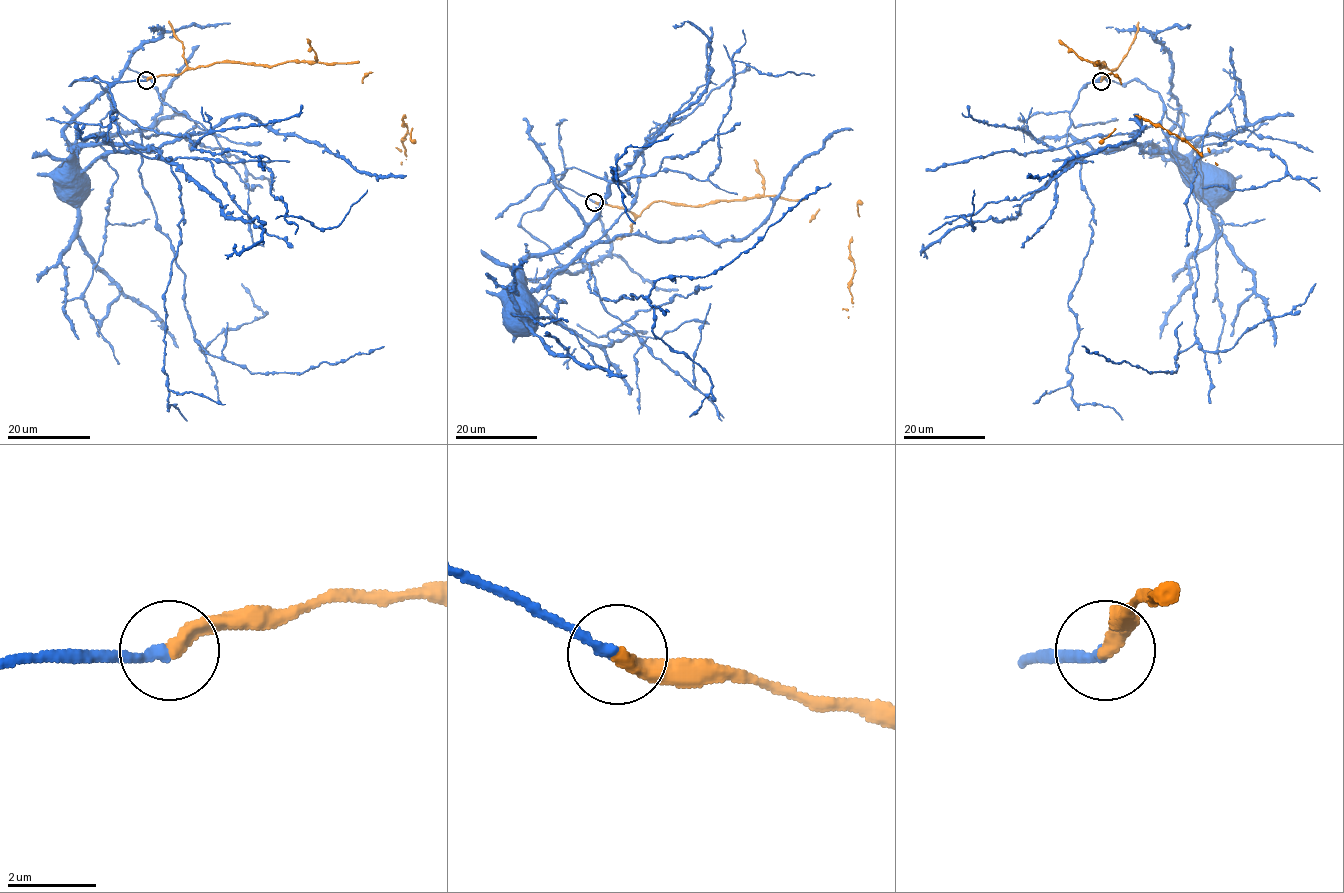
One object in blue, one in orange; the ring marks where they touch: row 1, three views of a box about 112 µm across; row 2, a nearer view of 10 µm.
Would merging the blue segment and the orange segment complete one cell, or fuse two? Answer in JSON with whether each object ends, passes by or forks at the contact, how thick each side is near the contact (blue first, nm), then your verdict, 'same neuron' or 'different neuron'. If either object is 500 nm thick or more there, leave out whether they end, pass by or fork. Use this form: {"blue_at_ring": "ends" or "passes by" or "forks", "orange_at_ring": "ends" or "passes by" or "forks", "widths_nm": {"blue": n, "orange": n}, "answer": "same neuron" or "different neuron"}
{"blue_at_ring": "ends", "orange_at_ring": "ends", "widths_nm": {"blue": 240, "orange": 360}, "answer": "same neuron"}

